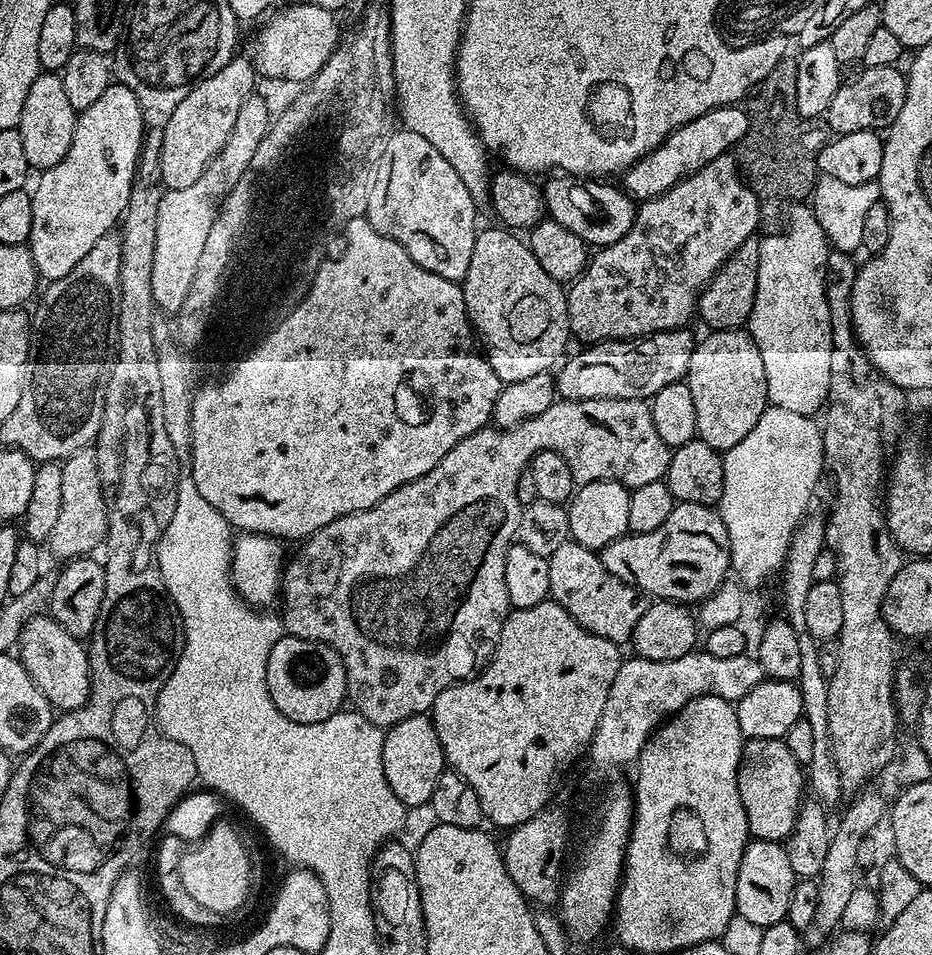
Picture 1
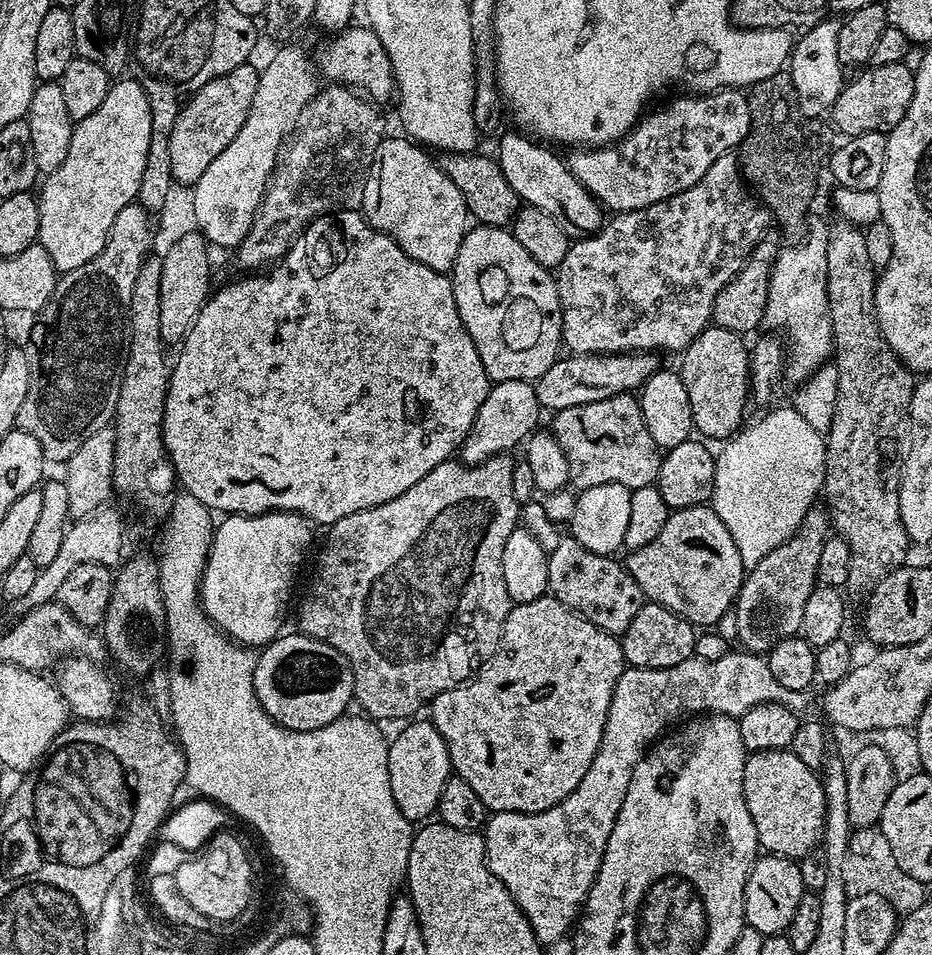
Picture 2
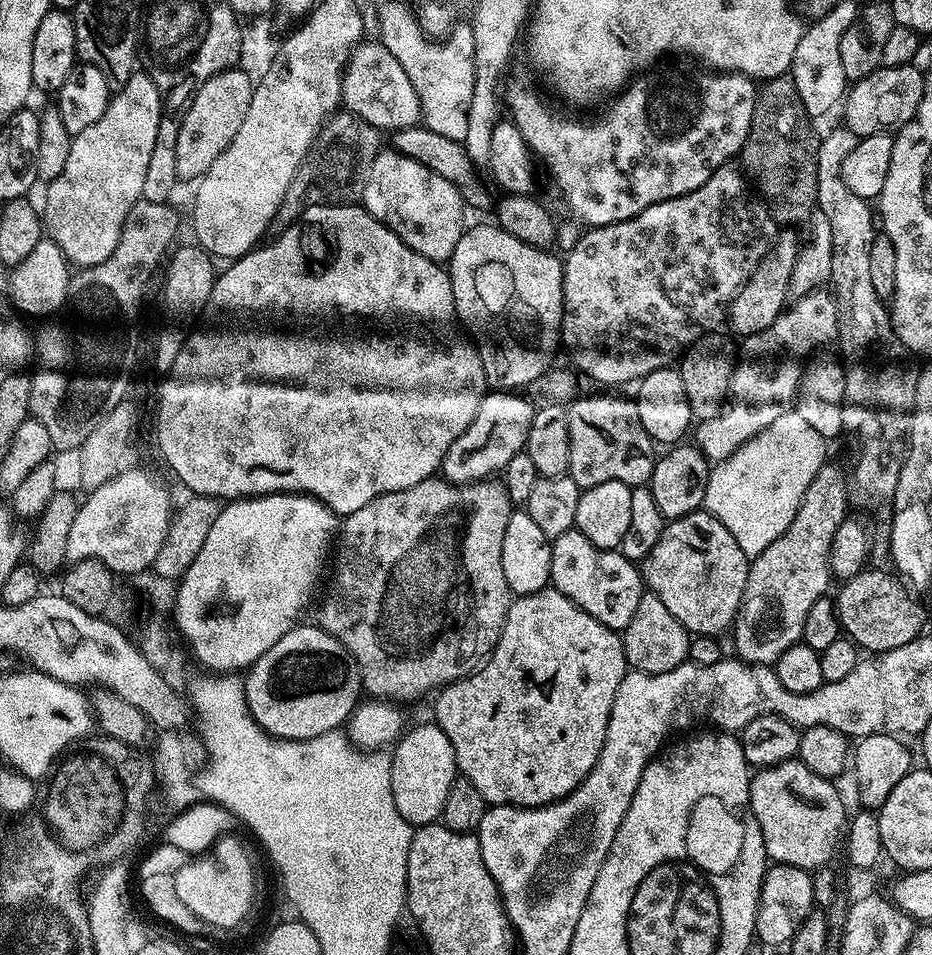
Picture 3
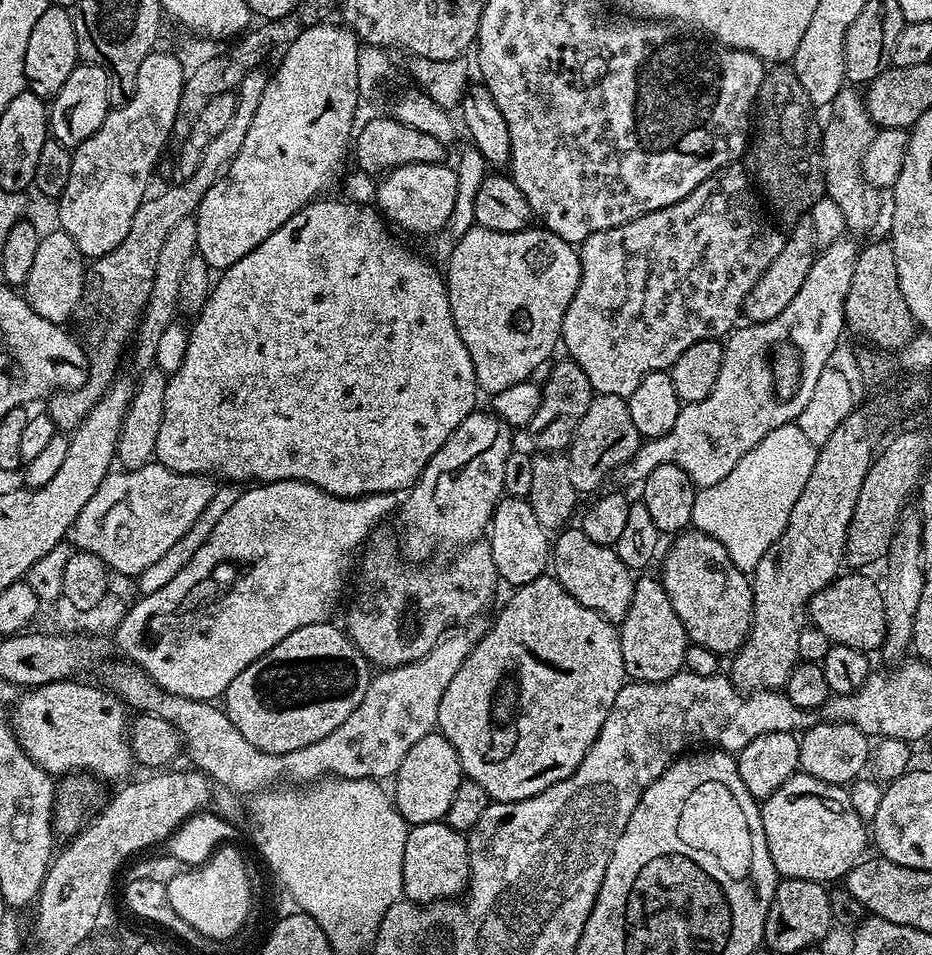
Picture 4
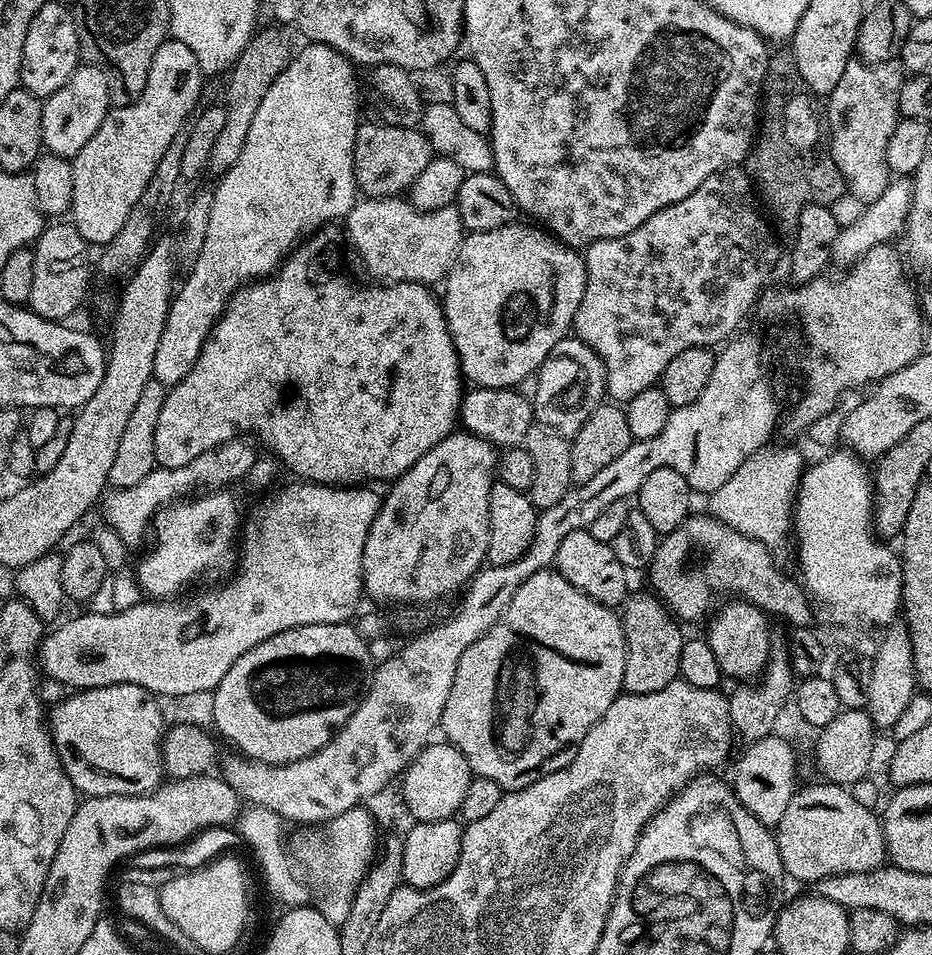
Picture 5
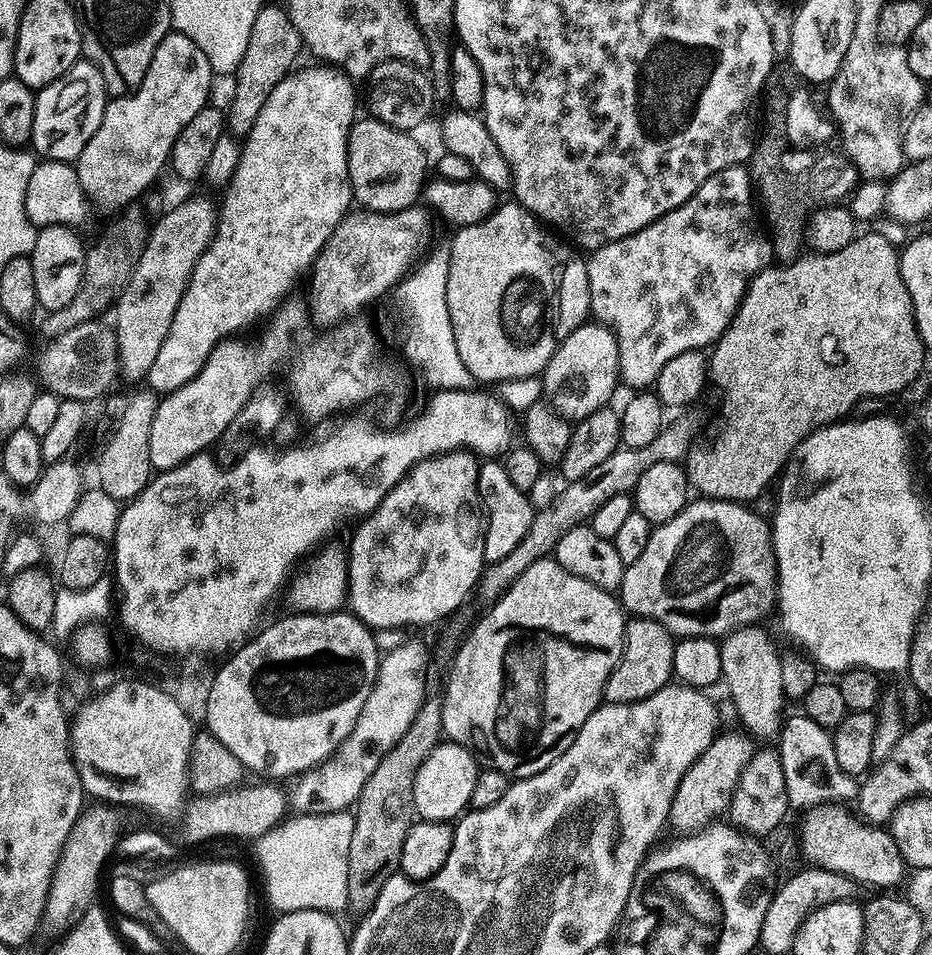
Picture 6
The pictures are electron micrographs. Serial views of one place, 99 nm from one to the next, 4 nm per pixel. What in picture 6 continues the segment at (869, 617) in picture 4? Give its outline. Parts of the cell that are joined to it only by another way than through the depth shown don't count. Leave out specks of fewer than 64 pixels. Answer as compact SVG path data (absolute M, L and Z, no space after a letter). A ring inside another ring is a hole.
M707 498L693 499L678 514L674 514L674 518L670 518L670 522L665 524L657 524L653 527L650 534L650 542L646 542L646 550L642 550L642 555L638 557L638 562L627 565L624 570L624 577L618 589L618 599L625 611L636 618L653 620L658 622L671 632L673 637L683 638L690 636L706 636L711 638L723 638L736 628L746 628L756 626L761 623L763 616L773 615L774 609L778 604L778 585L776 583L776 556L771 550L765 551L765 564L760 568L760 544L764 546L772 543L772 529L769 521L764 520L756 513L751 512L751 507L745 506L743 503L735 500L709 500Z

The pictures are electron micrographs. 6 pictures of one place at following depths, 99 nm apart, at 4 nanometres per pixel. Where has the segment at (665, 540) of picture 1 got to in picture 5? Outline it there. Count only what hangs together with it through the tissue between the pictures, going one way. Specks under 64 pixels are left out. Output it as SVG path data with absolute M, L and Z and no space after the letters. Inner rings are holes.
M736 598L728 603L732 604L726 605L727 603L725 603L707 621L707 624L709 624L706 639L714 652L721 673L725 677L733 676L736 682L744 682L747 681L744 680L747 676L756 678L764 671L768 661L768 653L774 646L773 641L771 642L772 638L768 634L770 620L761 608L755 608L755 606L747 604L742 599Z

